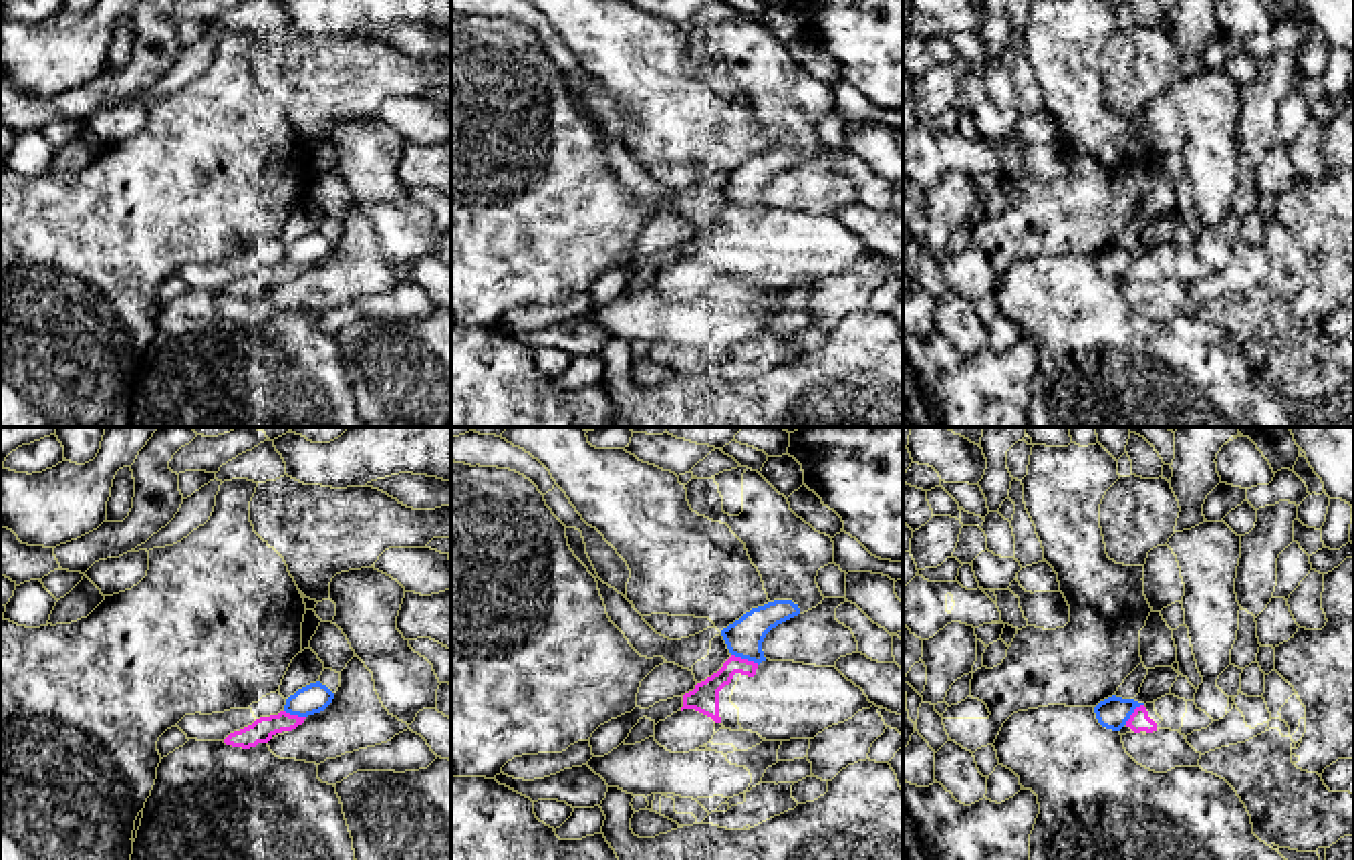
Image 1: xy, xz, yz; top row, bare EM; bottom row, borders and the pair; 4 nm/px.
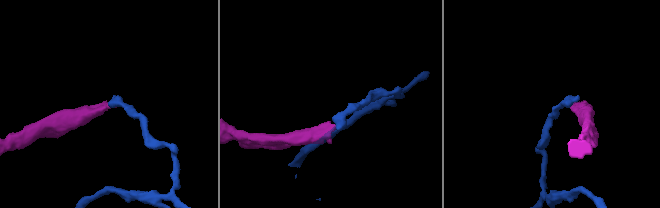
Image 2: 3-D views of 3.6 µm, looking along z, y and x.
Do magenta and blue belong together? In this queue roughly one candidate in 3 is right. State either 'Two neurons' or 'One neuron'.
Two neurons

